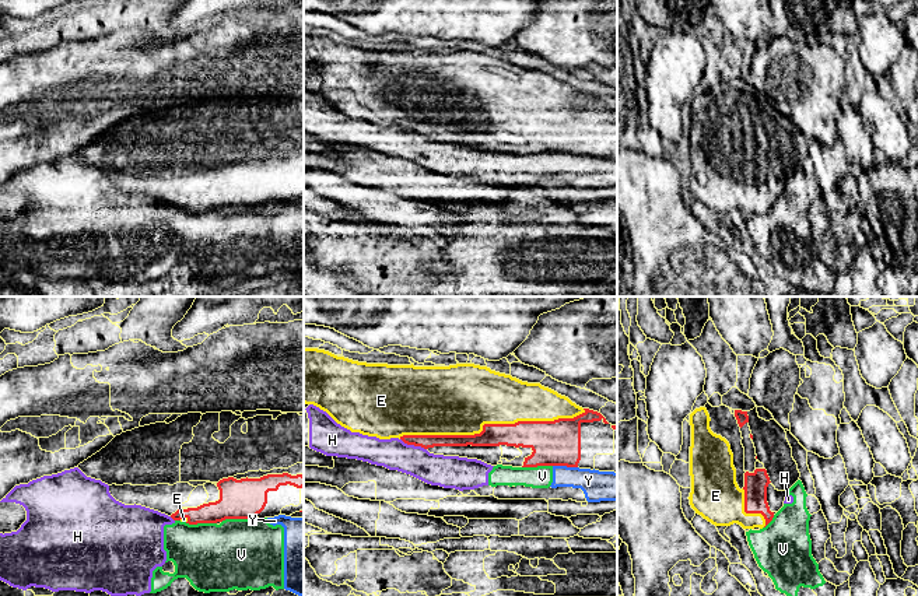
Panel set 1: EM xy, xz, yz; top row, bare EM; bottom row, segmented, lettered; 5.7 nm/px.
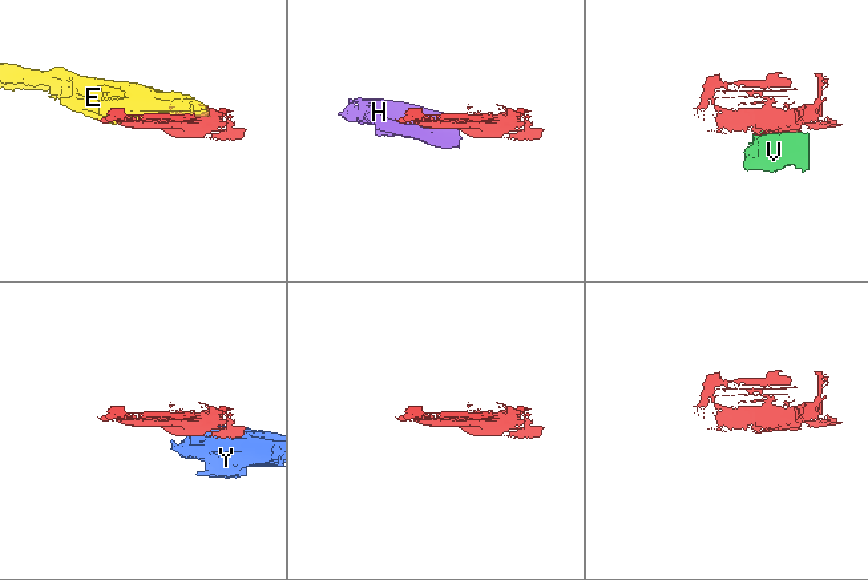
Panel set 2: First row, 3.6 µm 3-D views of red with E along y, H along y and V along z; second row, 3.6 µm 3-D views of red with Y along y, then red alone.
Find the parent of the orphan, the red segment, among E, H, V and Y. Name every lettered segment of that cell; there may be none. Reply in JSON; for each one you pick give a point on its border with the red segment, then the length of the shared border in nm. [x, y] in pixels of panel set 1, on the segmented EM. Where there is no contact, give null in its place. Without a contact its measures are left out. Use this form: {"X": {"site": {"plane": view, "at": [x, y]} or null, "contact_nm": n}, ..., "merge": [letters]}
{"E": {"site": {"plane": "xz", "at": [490, 424]}, "contact_nm": 1050}, "merge": ["E"]}

